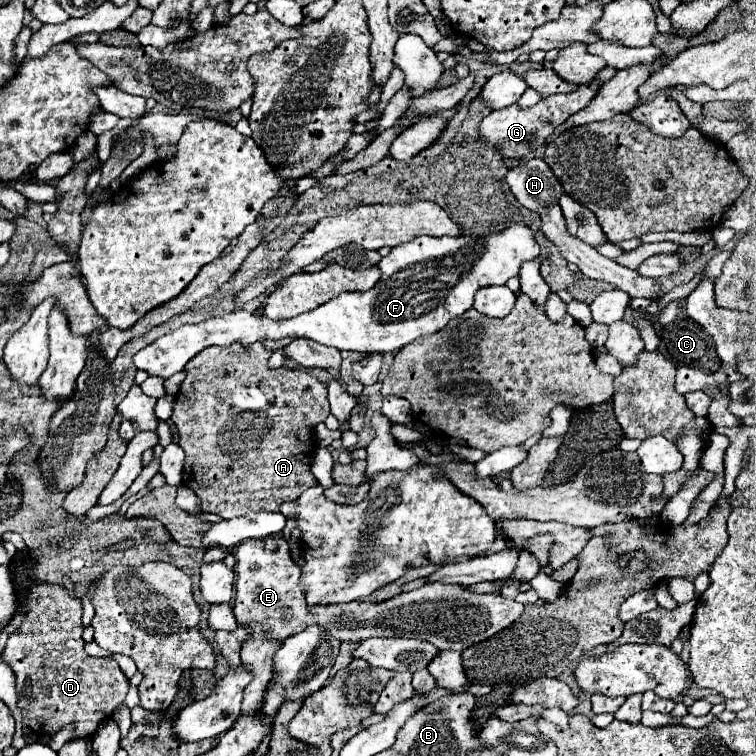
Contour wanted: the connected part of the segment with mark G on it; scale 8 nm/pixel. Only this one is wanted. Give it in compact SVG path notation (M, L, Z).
M592 81L592 85L582 85L576 87L570 93L564 95L552 95L542 99L538 105L522 109L518 105L512 107L504 107L498 111L492 111L482 123L480 123L480 135L482 135L482 143L490 143L494 149L498 149L504 157L520 157L524 153L536 151L542 147L542 143L546 141L546 137L550 137L554 133L554 129L558 125L562 125L570 115L578 113L580 109L588 107L592 97L596 97L596 93L600 91L602 83L600 81Z

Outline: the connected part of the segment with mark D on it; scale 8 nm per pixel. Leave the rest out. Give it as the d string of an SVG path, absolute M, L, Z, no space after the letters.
M54 583L32 585L24 603L24 621L8 637L4 659L16 673L20 695L22 723L42 729L42 735L52 737L62 727L74 723L76 737L94 735L104 717L124 701L128 679L114 659L90 657L84 651L82 639L82 601L70 597L64 587Z

